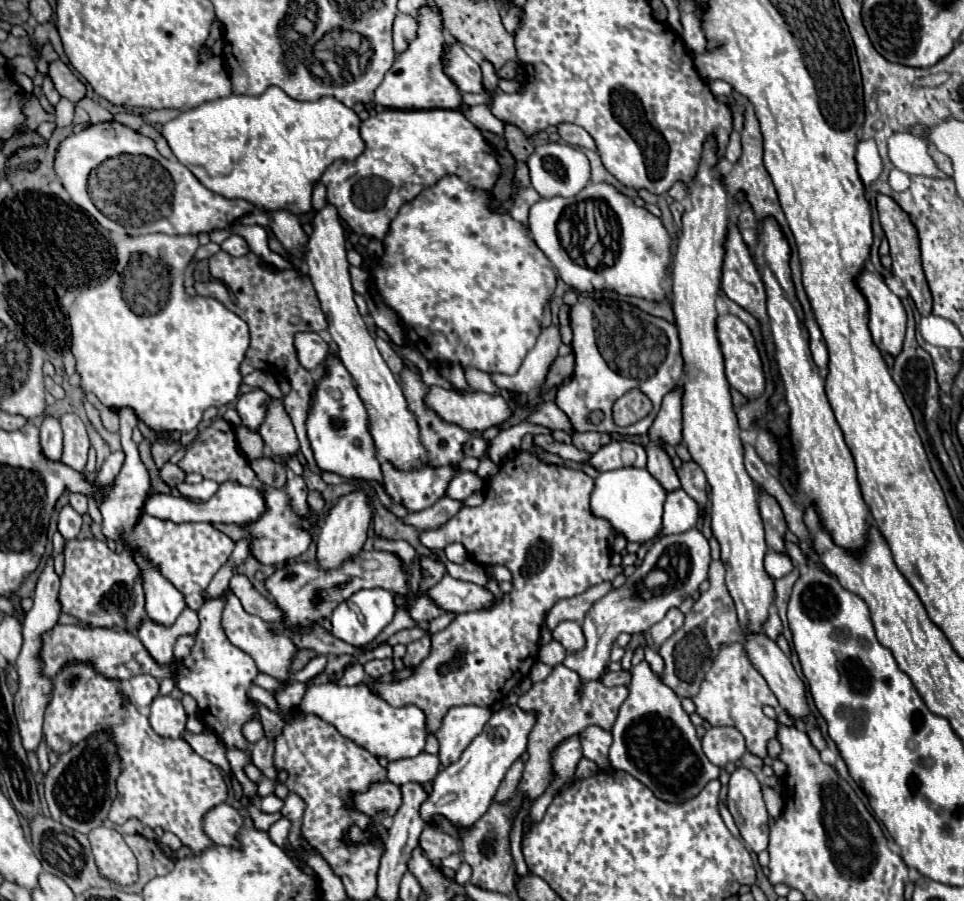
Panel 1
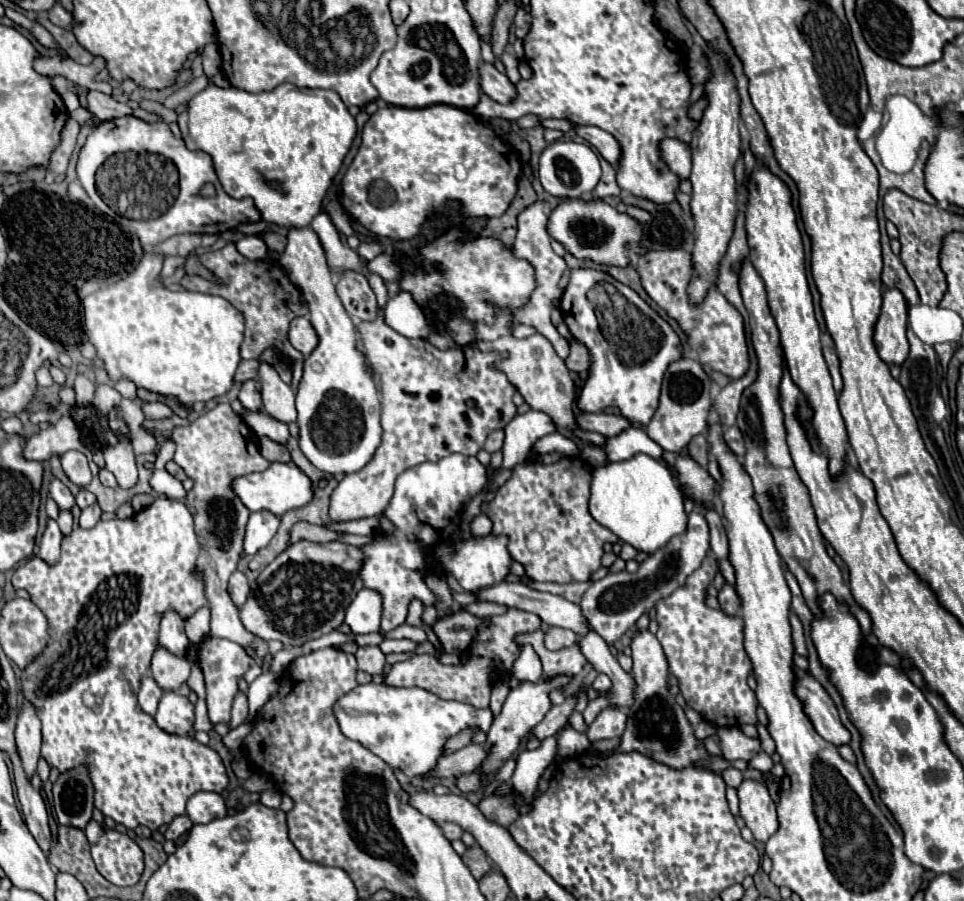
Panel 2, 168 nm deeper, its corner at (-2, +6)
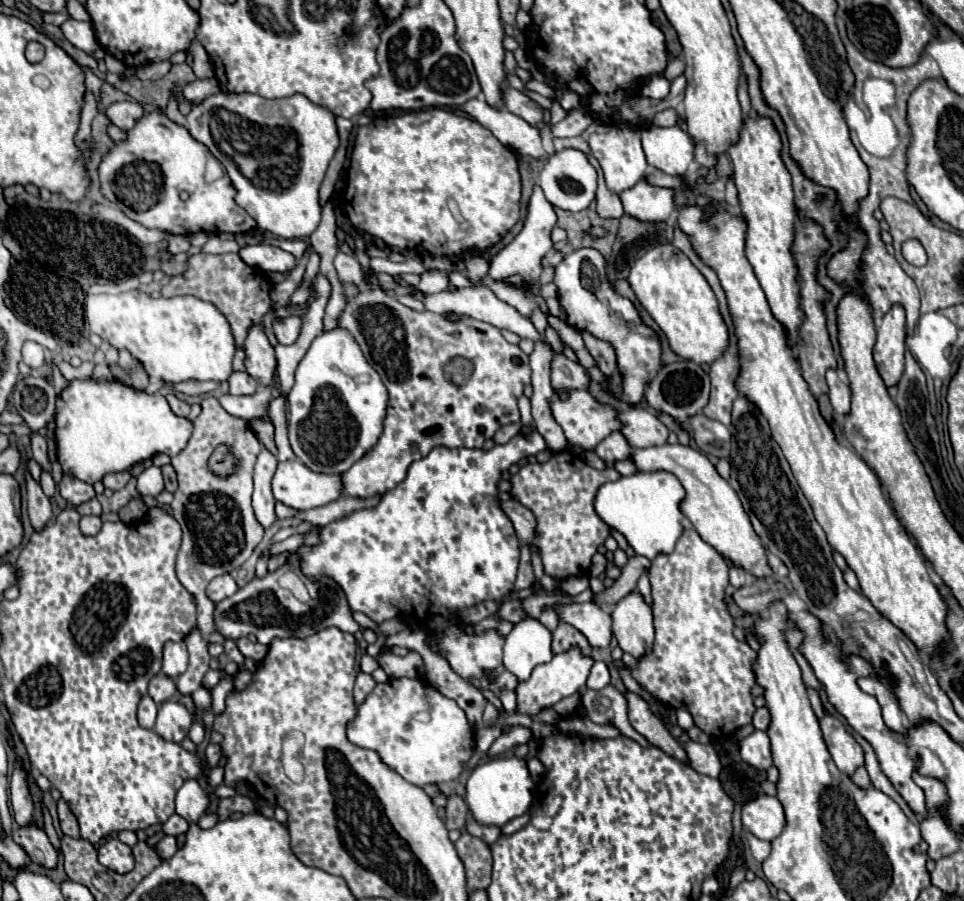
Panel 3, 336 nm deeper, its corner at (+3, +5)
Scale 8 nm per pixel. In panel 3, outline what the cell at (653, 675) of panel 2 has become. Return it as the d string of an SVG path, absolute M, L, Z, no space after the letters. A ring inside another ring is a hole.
M630 591L616 603L612 611L612 623L614 637L618 639L622 651L632 653L632 657L642 657L652 649L652 609L638 591Z

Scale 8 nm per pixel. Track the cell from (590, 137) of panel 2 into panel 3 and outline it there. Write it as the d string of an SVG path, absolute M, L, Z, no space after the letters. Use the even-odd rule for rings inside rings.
M628 123L614 125L614 127L610 127L608 133L602 133L602 135L598 135L598 133L590 135L588 145L590 145L592 155L598 159L600 167L602 167L608 189L616 195L620 195L626 189L632 189L650 167L646 163L646 155L644 155L642 145L640 145L640 129L638 127L632 129L632 125L628 125Z

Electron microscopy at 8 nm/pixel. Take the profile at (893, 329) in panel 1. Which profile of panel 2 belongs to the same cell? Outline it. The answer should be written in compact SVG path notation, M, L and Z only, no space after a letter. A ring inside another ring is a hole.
M883 290L883 306L881 306L881 314L875 324L875 334L873 334L877 352L883 362L903 364L903 360L909 354L909 342L907 342L905 332L907 332L907 302L903 294L899 290Z

